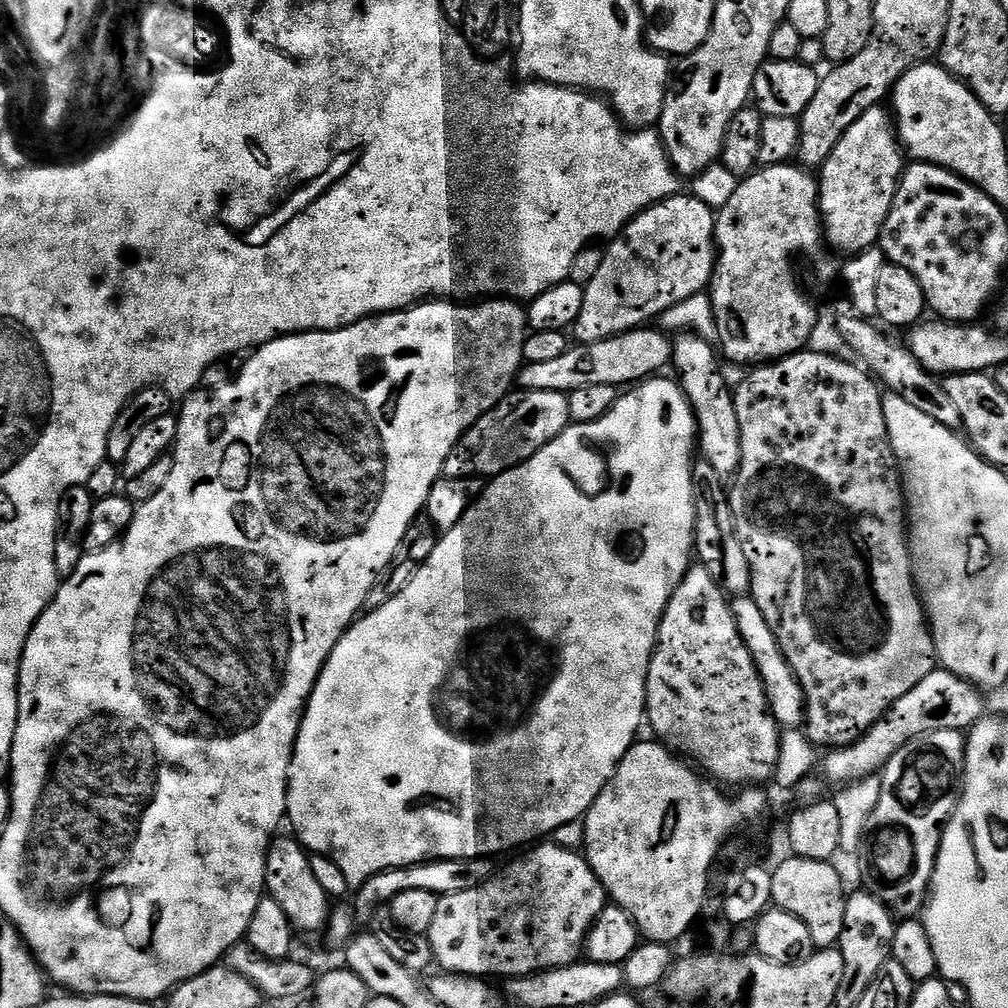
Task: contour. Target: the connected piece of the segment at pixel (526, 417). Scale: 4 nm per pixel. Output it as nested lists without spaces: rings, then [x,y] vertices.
[[[554,390],[509,391],[457,442],[444,463],[445,476],[495,478],[526,462],[570,423],[570,406],[565,393]]]

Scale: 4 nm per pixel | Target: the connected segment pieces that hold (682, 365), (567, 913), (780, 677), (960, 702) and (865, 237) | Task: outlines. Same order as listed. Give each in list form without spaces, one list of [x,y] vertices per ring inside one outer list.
[[[681,331],[672,340],[671,367],[676,368],[680,388],[696,413],[699,453],[721,478],[735,477],[742,462],[742,430],[738,426],[738,410],[734,410],[734,392],[725,383],[722,360],[713,341],[704,340],[693,331]]]
[[[551,842],[537,843],[520,855],[524,854],[525,856],[518,857],[513,864],[506,865],[501,872],[499,869],[488,881],[474,890],[462,890],[458,894],[446,894],[440,897],[438,910],[434,914],[434,923],[430,925],[430,930],[426,935],[432,947],[433,961],[437,965],[441,964],[441,969],[444,972],[455,972],[458,976],[479,976],[481,978],[504,976],[503,978],[511,978],[514,976],[531,976],[533,972],[539,972],[546,968],[561,968],[567,964],[575,964],[577,960],[581,959],[584,944],[588,941],[588,932],[594,926],[598,914],[602,914],[602,910],[608,907],[610,903],[610,897],[604,891],[598,874],[594,874],[594,870],[588,864],[587,859],[579,851],[563,848]]]
[[[740,594],[731,601],[731,605],[738,630],[746,642],[756,663],[758,674],[762,678],[768,706],[772,709],[772,716],[776,719],[776,723],[786,730],[789,728],[803,729],[806,724],[804,691],[790,666],[790,662],[784,660],[784,654],[778,646],[778,638],[774,638],[774,630],[770,630],[766,618],[762,618],[762,610],[758,610],[758,602],[754,602],[751,595]]]
[[[937,667],[936,671],[926,674],[926,678],[922,678],[922,682],[918,682],[918,686],[914,686],[914,690],[910,690],[910,694],[902,694],[902,698],[898,698],[898,702],[894,702],[891,710],[880,720],[874,722],[874,726],[870,726],[870,730],[864,735],[859,736],[853,744],[847,744],[845,748],[833,748],[827,753],[828,756],[823,757],[822,768],[829,772],[834,779],[839,782],[851,782],[860,780],[864,776],[873,776],[879,773],[890,762],[890,758],[894,754],[898,754],[898,750],[902,750],[902,746],[906,746],[906,742],[910,742],[914,738],[918,738],[922,734],[930,734],[934,730],[954,730],[955,732],[964,732],[971,729],[973,724],[977,724],[985,715],[984,700],[981,689],[975,684],[971,684],[969,680],[963,680],[961,676],[955,676],[953,672],[947,672],[945,668]]]
[[[877,106],[866,110],[866,114],[862,114],[862,118],[858,118],[858,122],[854,122],[854,126],[850,126],[850,130],[842,134],[838,146],[834,146],[830,158],[826,158],[826,162],[818,170],[822,227],[827,243],[837,253],[862,253],[879,241],[880,231],[896,197],[896,187],[904,174],[906,156],[898,139],[898,129],[894,123],[893,113],[887,107],[885,108]]]

